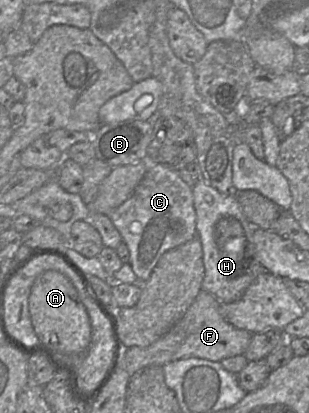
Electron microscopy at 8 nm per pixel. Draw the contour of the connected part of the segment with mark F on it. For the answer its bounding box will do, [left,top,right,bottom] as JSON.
[118,290,252,376]

